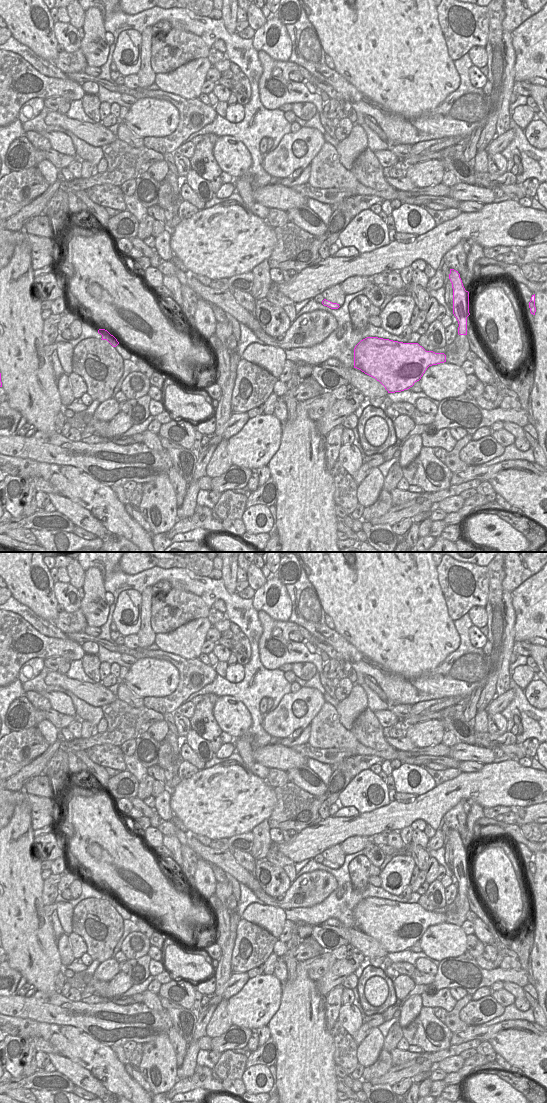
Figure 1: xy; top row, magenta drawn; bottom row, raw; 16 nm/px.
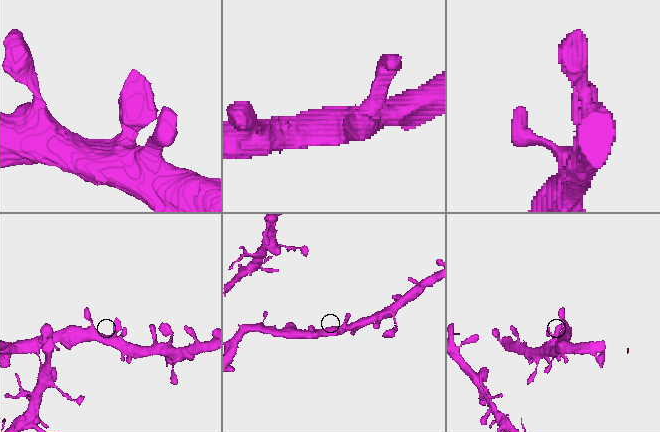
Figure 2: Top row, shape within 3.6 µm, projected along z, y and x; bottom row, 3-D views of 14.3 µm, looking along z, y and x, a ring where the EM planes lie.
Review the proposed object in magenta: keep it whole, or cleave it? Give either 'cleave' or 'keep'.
keep

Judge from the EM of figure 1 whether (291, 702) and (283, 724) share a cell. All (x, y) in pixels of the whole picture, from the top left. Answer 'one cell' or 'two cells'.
one cell

